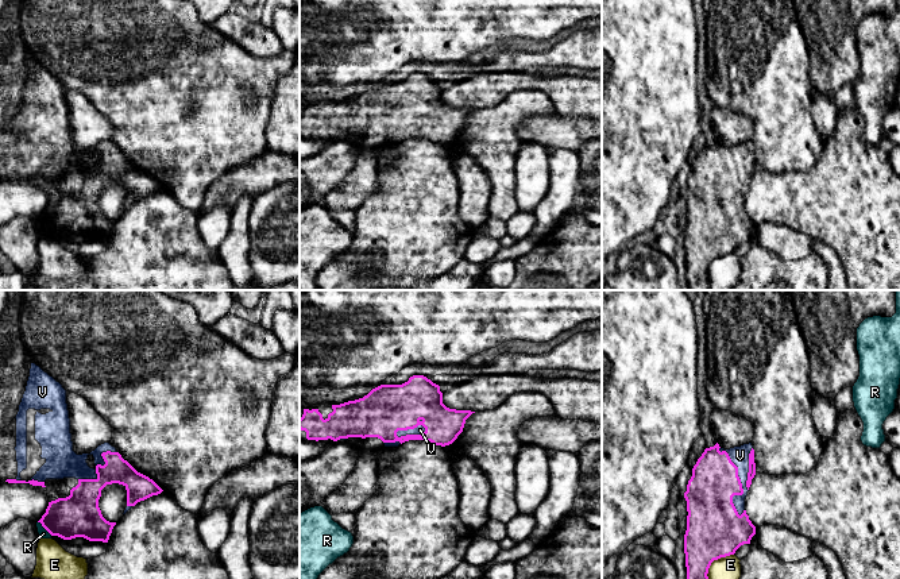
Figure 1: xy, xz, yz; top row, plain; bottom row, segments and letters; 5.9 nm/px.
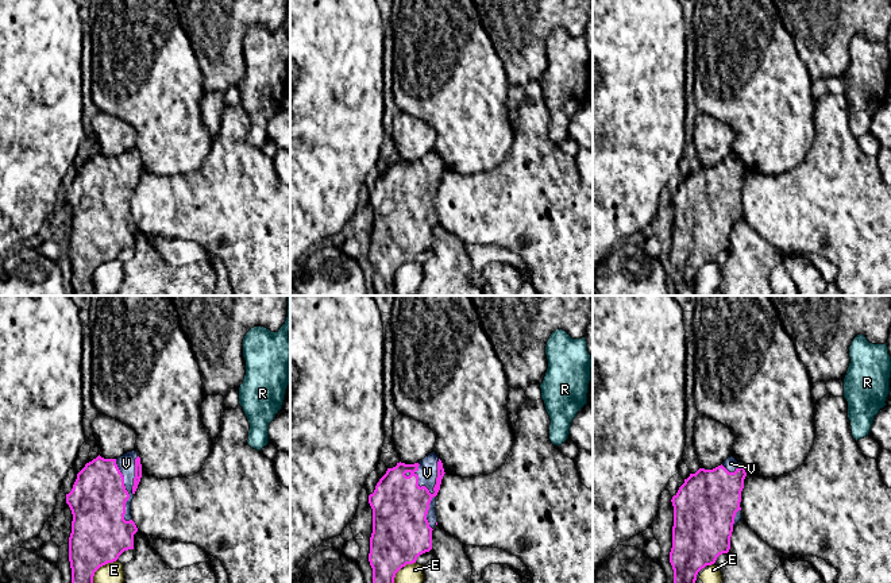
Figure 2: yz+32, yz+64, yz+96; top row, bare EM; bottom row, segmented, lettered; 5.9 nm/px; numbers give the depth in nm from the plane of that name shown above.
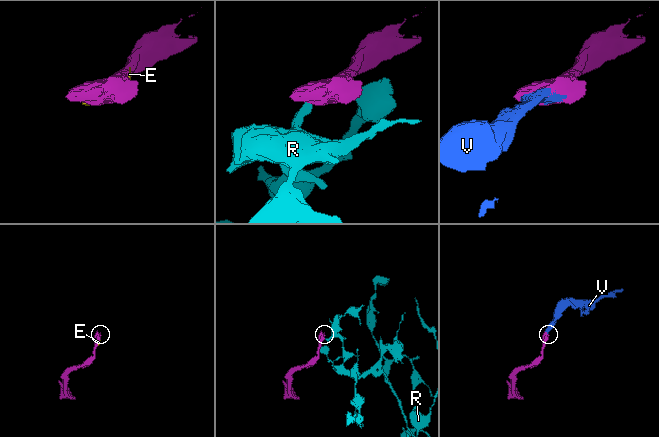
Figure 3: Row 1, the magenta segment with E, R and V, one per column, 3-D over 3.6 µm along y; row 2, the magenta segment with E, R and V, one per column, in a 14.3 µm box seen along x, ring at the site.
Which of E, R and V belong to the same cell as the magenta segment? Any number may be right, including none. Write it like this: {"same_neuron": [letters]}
{"same_neuron": ["V"]}

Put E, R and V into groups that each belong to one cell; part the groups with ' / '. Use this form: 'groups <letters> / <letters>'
groups E / R / V

